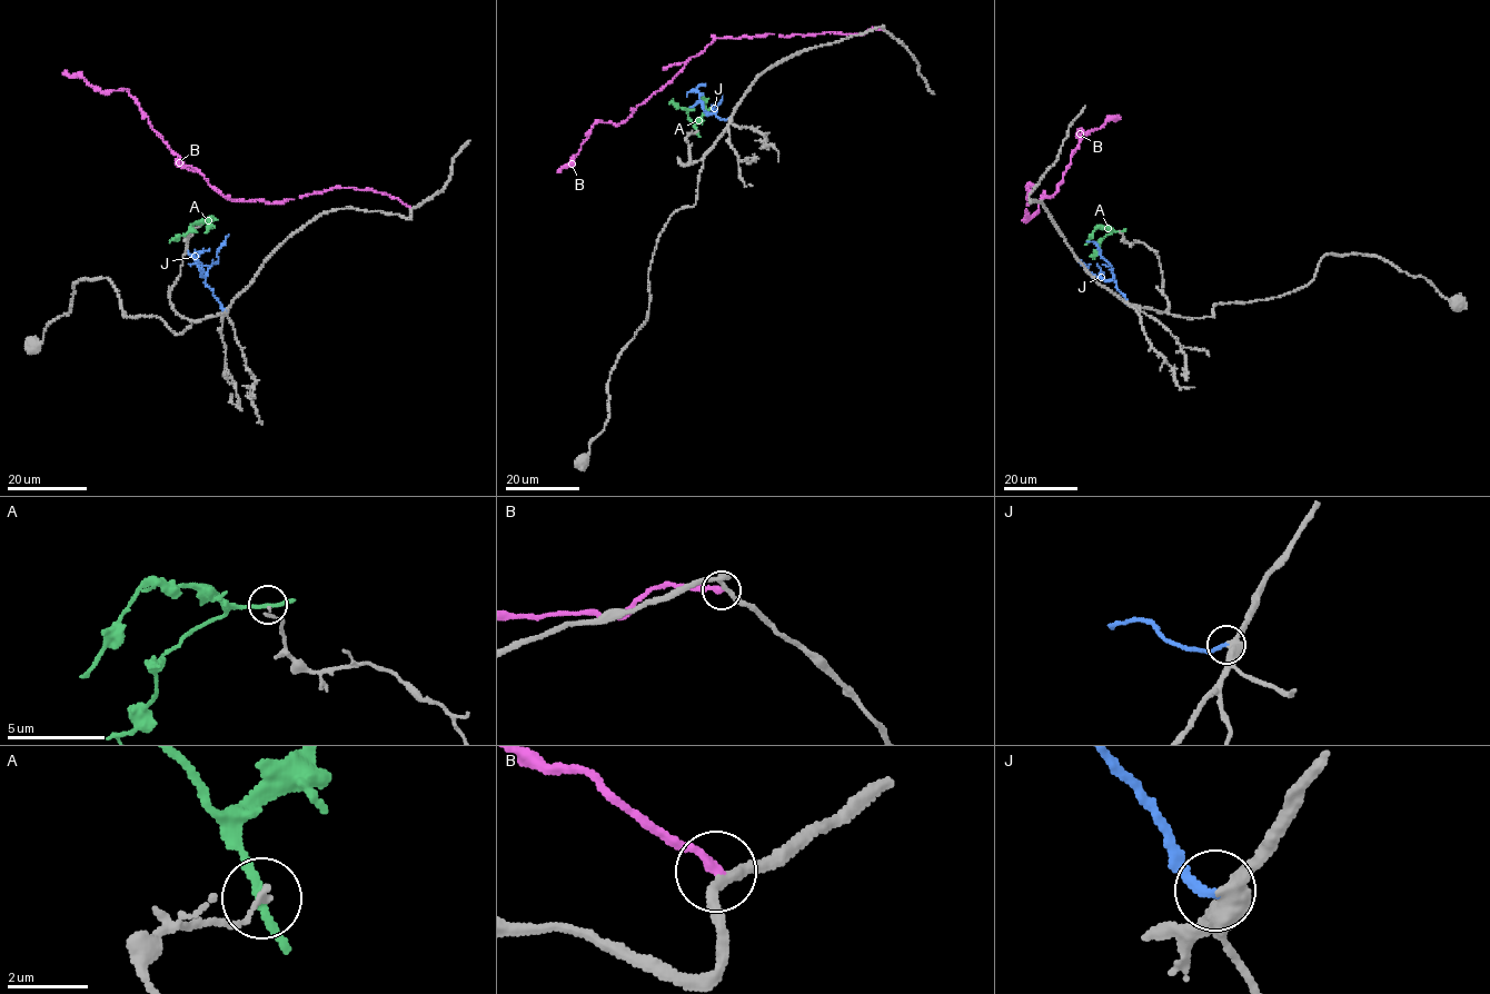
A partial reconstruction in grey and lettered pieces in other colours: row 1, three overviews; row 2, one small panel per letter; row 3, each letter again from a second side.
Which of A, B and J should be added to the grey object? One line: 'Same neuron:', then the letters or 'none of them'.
Same neuron: J

